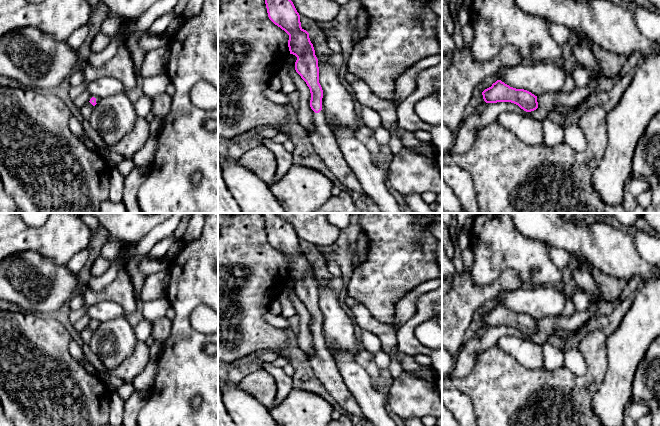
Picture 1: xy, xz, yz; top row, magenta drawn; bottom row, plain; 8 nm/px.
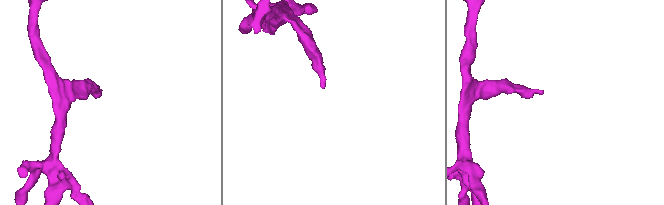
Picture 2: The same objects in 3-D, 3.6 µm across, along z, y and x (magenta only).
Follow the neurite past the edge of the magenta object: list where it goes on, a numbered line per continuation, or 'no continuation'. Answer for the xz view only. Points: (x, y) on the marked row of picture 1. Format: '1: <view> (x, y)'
1: xz (323, 140)

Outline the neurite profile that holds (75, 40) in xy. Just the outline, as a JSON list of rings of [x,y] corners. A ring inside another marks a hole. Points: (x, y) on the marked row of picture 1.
[[[85,24],[70,35],[66,42],[72,49],[78,50],[87,39],[88,33],[89,28],[88,25]]]

